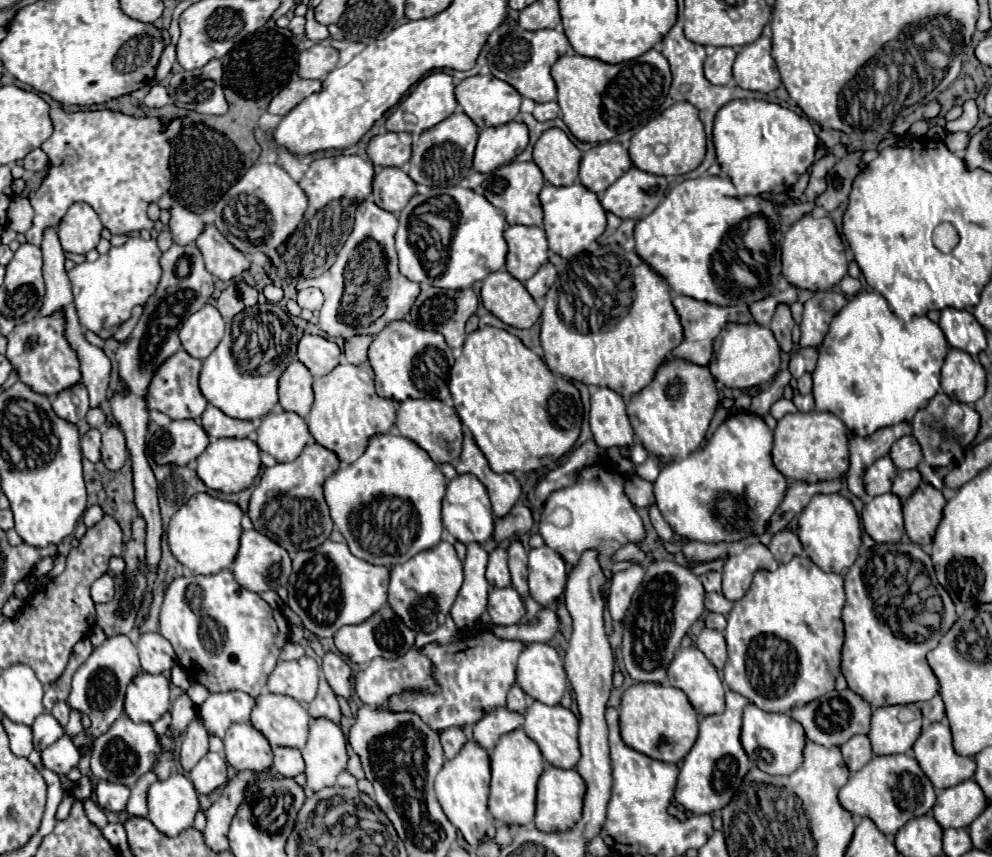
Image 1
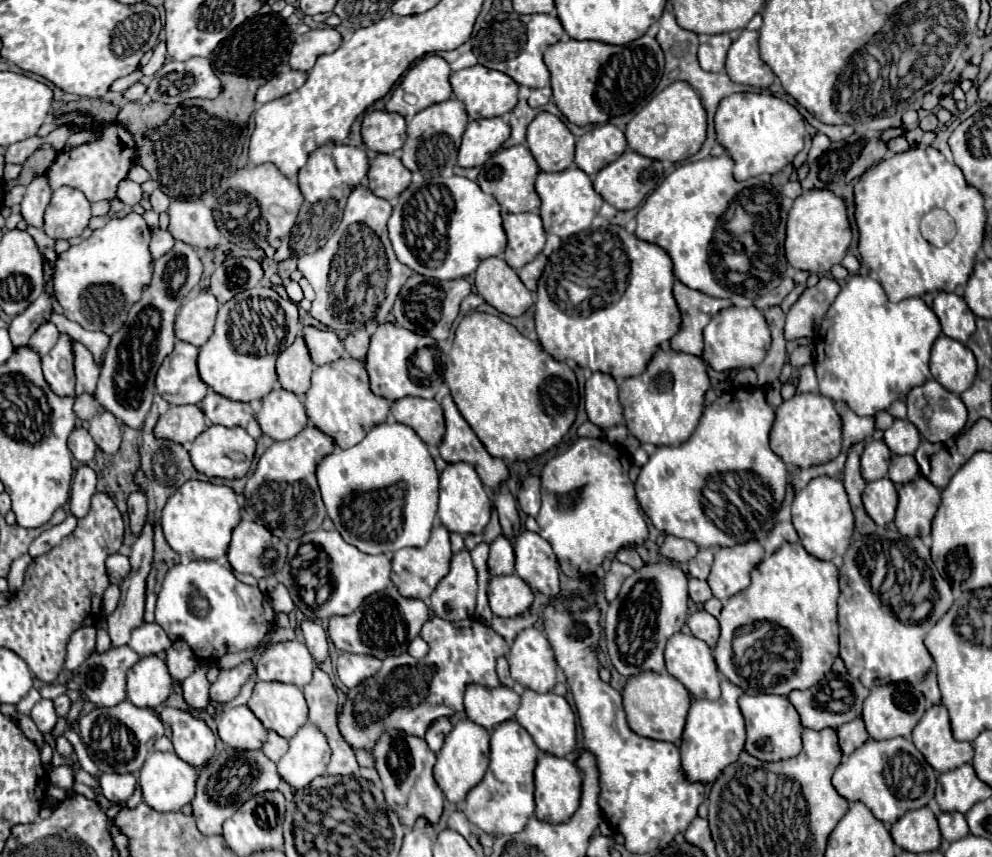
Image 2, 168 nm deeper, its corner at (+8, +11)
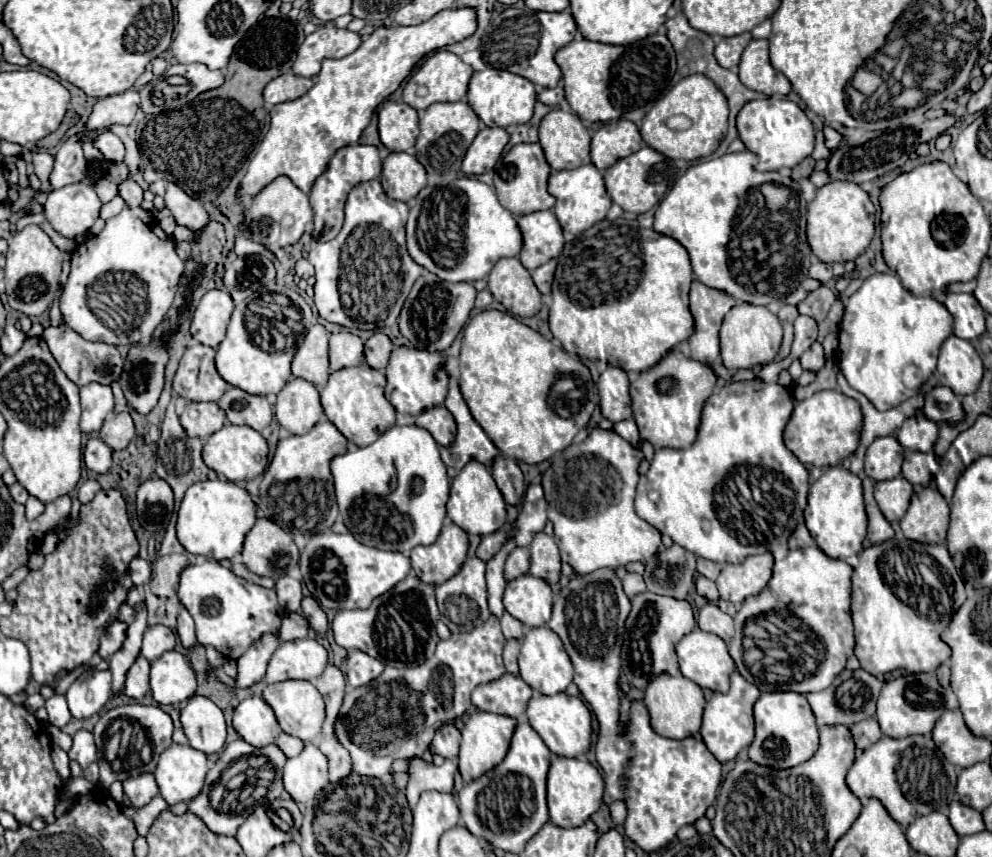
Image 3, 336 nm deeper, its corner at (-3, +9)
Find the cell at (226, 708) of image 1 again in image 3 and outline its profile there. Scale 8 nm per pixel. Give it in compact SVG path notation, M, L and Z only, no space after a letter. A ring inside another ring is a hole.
M277 633L261 635L239 659L239 675L235 679L237 687L251 687L253 683L261 681L267 669L267 663L273 655L273 651L281 645L281 639Z

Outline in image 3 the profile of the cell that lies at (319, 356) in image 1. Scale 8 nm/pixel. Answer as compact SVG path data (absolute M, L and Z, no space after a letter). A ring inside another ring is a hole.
M335 333L329 337L329 359L331 359L331 371L339 371L345 367L365 365L363 355L363 341L353 333Z

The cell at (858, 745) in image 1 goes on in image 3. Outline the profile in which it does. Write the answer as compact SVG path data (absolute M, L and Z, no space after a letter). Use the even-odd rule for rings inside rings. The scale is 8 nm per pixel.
M865 719L865 721L855 723L851 727L851 733L853 733L857 749L867 749L867 747L871 747L873 743L877 743L883 737L877 719Z

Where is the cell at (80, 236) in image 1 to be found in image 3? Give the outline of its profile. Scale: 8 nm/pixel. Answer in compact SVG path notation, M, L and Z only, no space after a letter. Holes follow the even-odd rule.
M71 183L53 189L43 207L51 227L63 237L75 239L87 233L99 217L101 199L89 183Z

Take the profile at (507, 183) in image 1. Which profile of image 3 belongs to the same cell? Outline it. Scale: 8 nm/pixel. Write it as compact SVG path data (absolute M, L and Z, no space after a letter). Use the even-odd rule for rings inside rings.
M519 143L511 147L511 151L505 153L495 165L495 191L501 205L509 209L513 215L551 209L555 205L555 197L549 195L547 191L549 173L551 173L551 167L545 161L545 155L539 143Z

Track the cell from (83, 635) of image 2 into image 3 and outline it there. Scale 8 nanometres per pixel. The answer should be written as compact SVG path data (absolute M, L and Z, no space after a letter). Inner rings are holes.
M115 621L111 627L107 627L107 631L103 633L103 639L101 639L99 657L105 659L105 657L111 657L115 651L119 651L125 641L125 631L127 631L127 623L123 623L123 621Z

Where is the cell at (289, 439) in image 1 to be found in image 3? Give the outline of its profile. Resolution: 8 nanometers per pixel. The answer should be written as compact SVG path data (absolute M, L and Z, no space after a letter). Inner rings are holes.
M291 379L279 393L277 393L277 403L275 403L275 419L279 421L281 427L285 427L293 435L303 435L311 431L311 427L321 419L323 407L319 403L319 391L313 383L307 379Z

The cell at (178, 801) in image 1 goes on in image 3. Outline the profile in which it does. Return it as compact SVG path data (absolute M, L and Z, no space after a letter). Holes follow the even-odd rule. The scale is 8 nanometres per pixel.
M171 745L159 757L155 779L163 799L173 805L199 795L207 775L207 755L191 745Z

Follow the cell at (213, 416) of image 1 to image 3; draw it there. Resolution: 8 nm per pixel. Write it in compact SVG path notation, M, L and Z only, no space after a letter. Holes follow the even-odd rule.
M229 387L219 401L219 407L223 407L233 425L249 425L255 431L263 431L273 421L273 409L267 397L251 395L239 387Z

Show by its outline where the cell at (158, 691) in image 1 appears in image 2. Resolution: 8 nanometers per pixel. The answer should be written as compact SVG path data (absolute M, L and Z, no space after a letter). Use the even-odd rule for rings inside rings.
M142 657L126 675L126 695L136 707L156 709L172 693L172 679L160 657Z

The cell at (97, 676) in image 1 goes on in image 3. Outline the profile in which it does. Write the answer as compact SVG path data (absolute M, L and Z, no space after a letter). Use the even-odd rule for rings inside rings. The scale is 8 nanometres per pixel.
M139 655L139 659L133 663L131 671L127 673L127 681L125 681L125 695L141 701L149 691L149 661Z

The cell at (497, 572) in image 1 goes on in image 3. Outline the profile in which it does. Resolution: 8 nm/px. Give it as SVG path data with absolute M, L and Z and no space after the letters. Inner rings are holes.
M517 547L515 551L509 553L507 561L505 561L505 579L517 579L521 575L525 575L529 571L529 549L525 547Z

